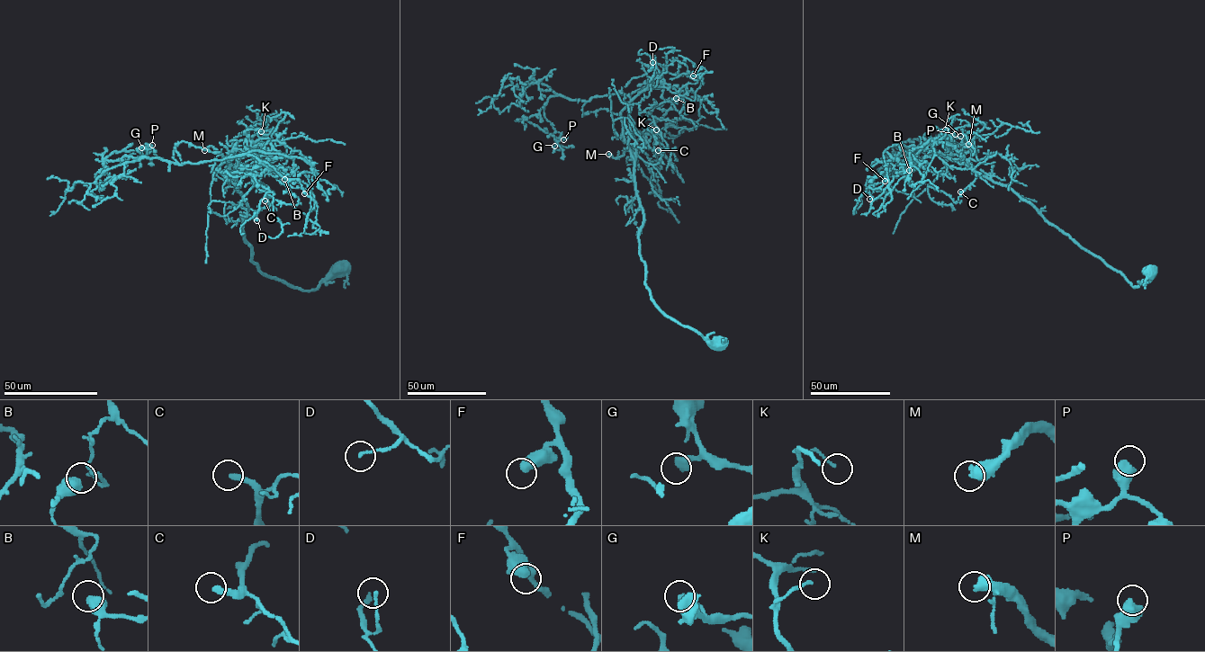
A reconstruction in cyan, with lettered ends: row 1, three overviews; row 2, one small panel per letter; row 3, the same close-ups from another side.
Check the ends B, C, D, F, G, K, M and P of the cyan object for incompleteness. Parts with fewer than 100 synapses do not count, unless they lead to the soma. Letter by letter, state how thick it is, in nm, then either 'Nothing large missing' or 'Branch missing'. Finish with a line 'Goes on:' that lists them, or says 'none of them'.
B: Thickness 400 nm. Nothing large missing
C: Thickness 280 nm. Nothing large missing
D: Thickness 130 nm. Nothing large missing
F: Thickness 550 nm. Nothing large missing
G: Thickness 460 nm. Nothing large missing
K: Thickness 110 nm. Nothing large missing
M: Thickness 600 nm. Branch missing
P: Thickness 650 nm. Nothing large missing
Goes on: M

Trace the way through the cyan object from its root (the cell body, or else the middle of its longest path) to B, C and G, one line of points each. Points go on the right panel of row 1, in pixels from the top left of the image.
B: (1151, 272), (1133, 286), (1049, 224), (1030, 204), (957, 155), (897, 163), (909, 170)
C: (1151, 272), (1133, 286), (1119, 272), (1049, 224), (1030, 204), (978, 174), (968, 160), (976, 178), (960, 192)
G: (1151, 272), (1133, 286), (1011, 189), (935, 152), (907, 148), (913, 149), (910, 139), (960, 136)

